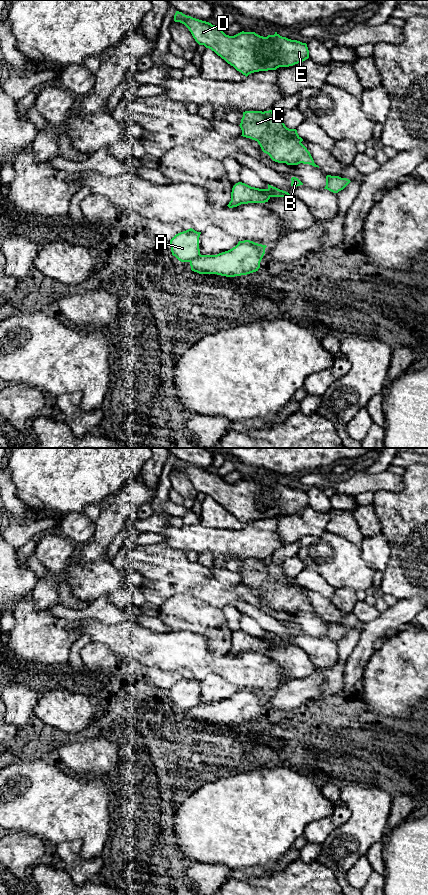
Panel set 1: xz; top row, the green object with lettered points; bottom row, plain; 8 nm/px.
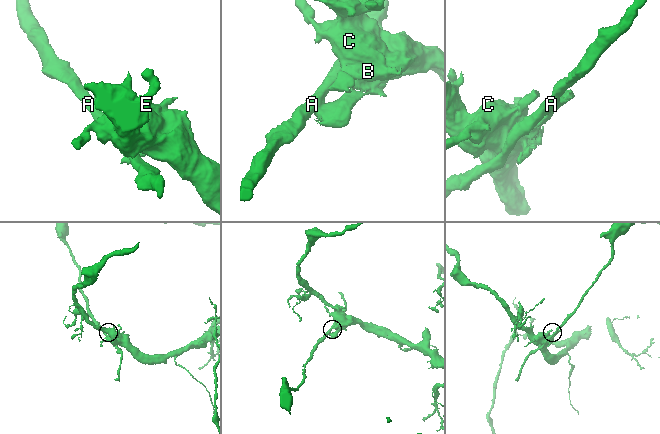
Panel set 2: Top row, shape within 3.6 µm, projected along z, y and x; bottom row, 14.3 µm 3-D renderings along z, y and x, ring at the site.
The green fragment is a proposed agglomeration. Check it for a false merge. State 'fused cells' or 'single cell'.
fused cells

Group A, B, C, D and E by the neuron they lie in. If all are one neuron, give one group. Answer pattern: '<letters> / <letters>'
A / B C D E

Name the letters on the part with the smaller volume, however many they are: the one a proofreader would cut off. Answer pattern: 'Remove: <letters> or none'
Remove: A

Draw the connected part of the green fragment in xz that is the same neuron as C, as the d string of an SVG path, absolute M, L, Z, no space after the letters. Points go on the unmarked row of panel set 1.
M272 558L245 559L239 574L241 584L257 589L273 609L287 613L303 611L319 616L301 591L303 587L297 578L285 574L282 563L274 562Z

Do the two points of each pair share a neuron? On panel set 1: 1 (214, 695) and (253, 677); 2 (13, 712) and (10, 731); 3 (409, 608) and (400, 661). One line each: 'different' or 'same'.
1: different
2: different
3: different

